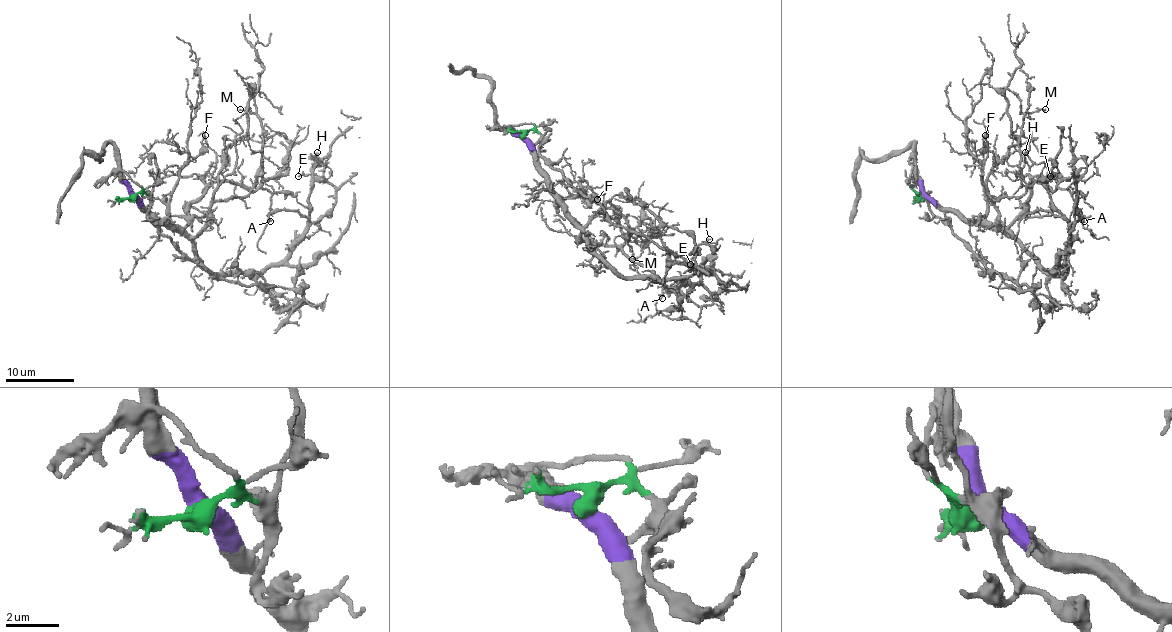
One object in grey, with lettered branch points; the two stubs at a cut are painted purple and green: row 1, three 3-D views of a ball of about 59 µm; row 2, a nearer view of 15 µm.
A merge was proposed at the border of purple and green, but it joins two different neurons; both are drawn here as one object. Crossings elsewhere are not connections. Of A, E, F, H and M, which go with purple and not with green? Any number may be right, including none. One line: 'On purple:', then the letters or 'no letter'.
On purple: A, E, F, H, M

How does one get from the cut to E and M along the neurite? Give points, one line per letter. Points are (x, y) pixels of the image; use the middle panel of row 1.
E: (523, 137), (558, 204), (583, 231), (585, 242), (623, 276), (700, 281), (703, 260), (700, 267), (689, 264)
M: (523, 137), (551, 195), (573, 218), (585, 226), (597, 212), (614, 209), (643, 240), (655, 233), (631, 259)

